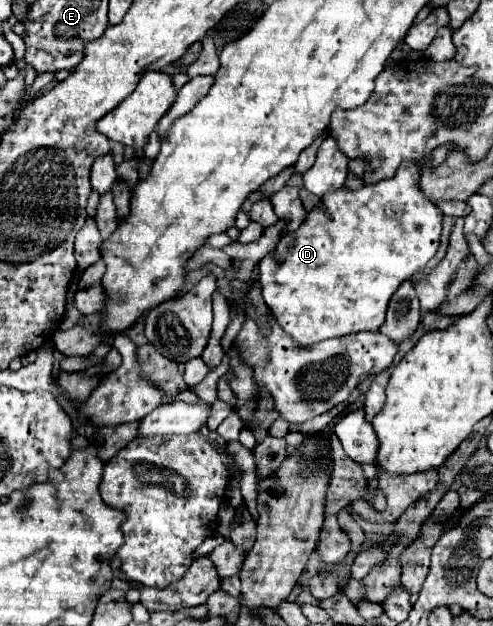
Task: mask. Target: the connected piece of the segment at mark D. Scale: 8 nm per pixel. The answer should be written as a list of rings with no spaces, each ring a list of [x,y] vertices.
[[[441,144],[439,148],[435,148],[433,156],[421,164],[401,164],[395,172],[393,178],[385,178],[385,180],[379,180],[379,182],[363,182],[361,188],[357,190],[351,190],[351,188],[335,188],[331,192],[327,192],[327,196],[321,198],[321,204],[315,206],[313,210],[309,210],[305,222],[295,230],[295,232],[287,232],[275,252],[271,252],[271,256],[265,256],[259,264],[259,270],[261,270],[261,286],[263,286],[263,298],[269,306],[269,310],[277,316],[281,328],[293,336],[293,340],[299,344],[299,346],[311,346],[315,342],[321,342],[321,340],[327,340],[327,338],[335,338],[335,336],[345,336],[345,334],[353,334],[353,332],[361,332],[361,330],[379,330],[379,326],[383,324],[385,320],[385,310],[387,310],[387,304],[389,304],[389,298],[395,294],[395,290],[405,282],[409,280],[411,276],[415,276],[419,270],[423,270],[427,266],[427,262],[437,254],[437,248],[439,248],[439,238],[441,238],[441,228],[443,228],[443,212],[439,212],[437,204],[431,202],[425,192],[421,190],[421,172],[423,168],[437,168],[445,158],[447,154],[453,150],[451,144]]]

